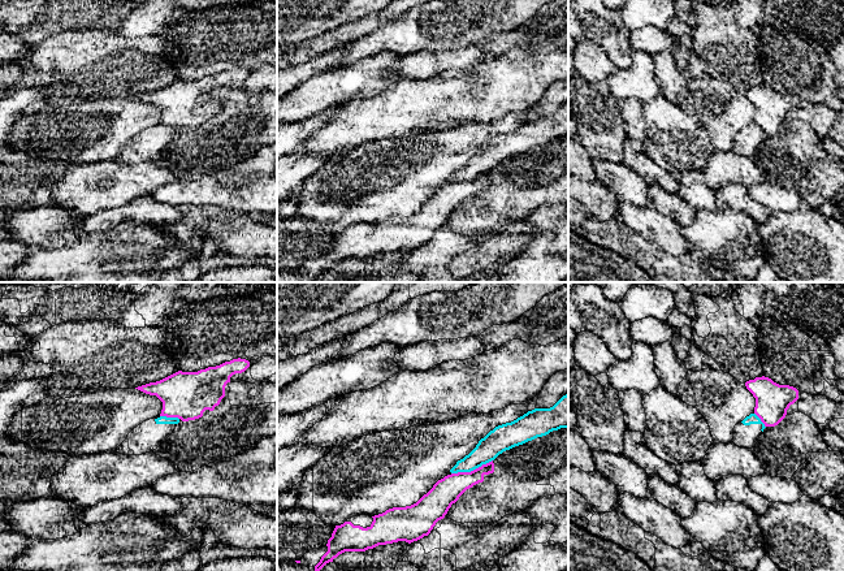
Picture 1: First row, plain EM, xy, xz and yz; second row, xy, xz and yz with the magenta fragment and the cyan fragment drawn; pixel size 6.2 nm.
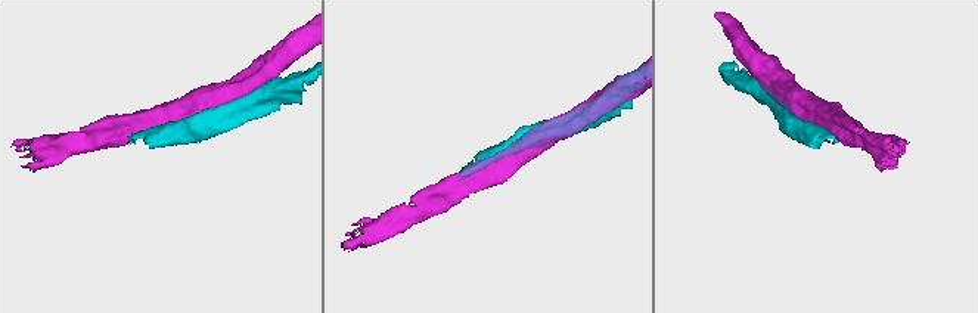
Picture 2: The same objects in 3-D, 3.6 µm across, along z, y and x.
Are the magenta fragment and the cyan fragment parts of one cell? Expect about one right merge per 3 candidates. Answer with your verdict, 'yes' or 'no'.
no

